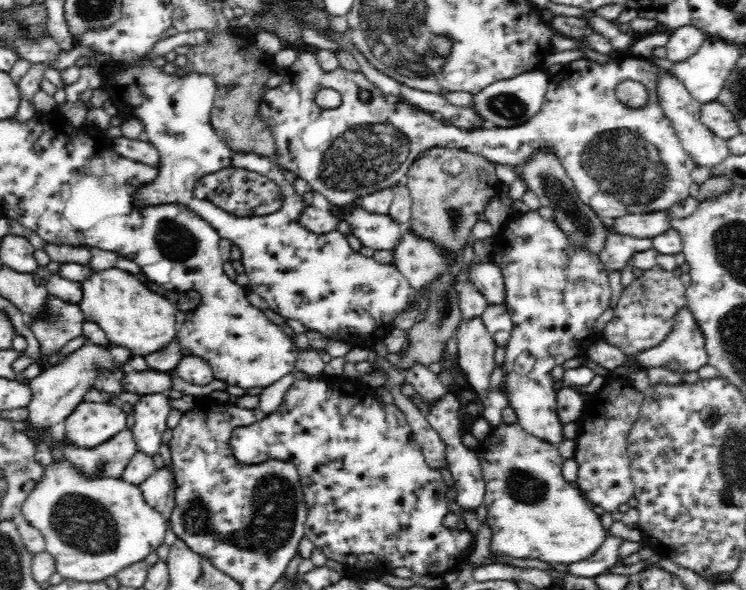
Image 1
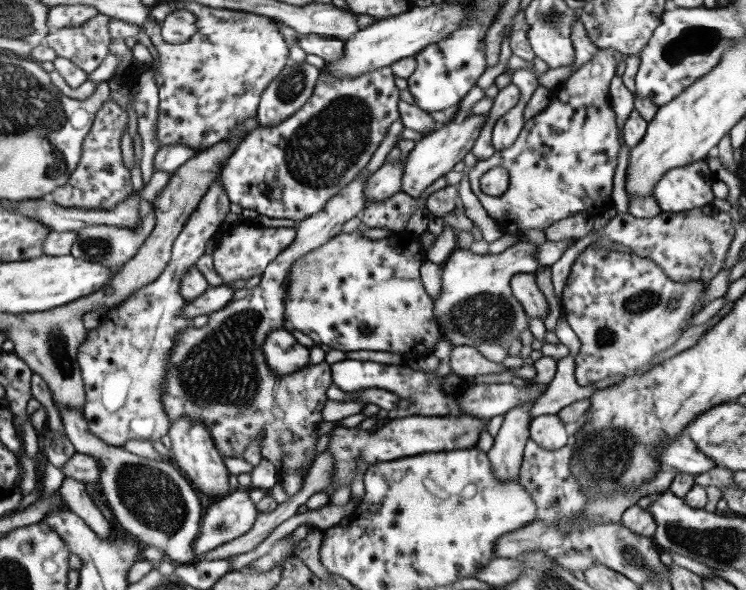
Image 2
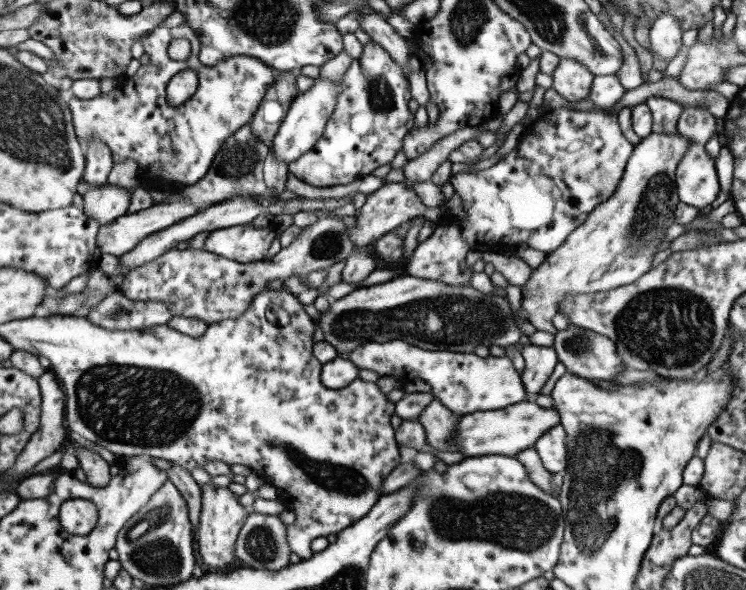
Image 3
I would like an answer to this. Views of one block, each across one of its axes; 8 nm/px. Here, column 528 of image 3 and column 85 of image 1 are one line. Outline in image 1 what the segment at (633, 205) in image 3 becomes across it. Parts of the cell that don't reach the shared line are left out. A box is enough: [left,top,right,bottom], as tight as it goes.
[79,268,178,357]

